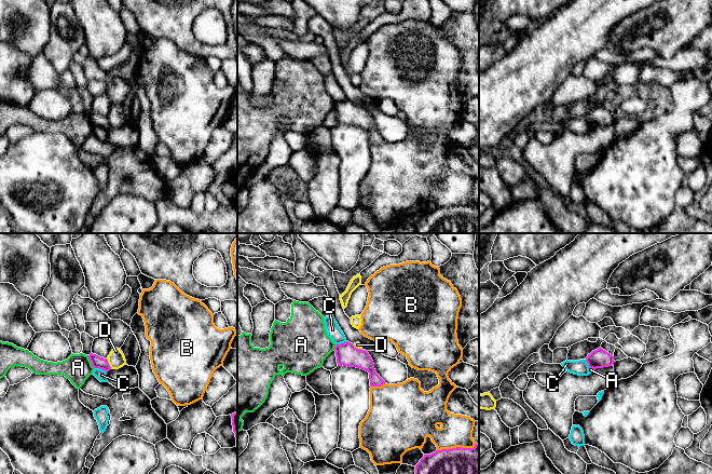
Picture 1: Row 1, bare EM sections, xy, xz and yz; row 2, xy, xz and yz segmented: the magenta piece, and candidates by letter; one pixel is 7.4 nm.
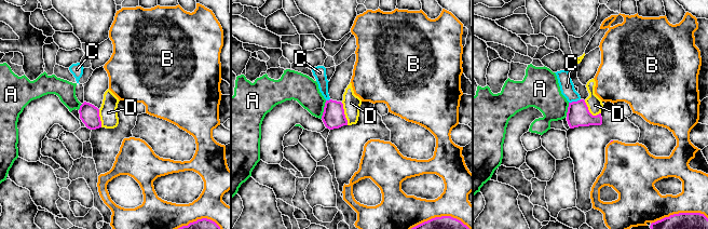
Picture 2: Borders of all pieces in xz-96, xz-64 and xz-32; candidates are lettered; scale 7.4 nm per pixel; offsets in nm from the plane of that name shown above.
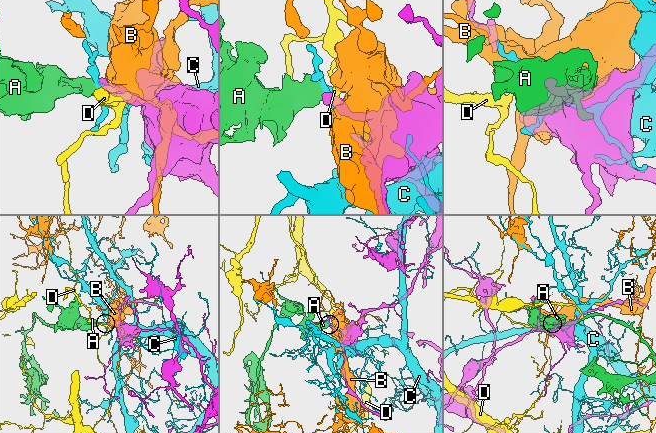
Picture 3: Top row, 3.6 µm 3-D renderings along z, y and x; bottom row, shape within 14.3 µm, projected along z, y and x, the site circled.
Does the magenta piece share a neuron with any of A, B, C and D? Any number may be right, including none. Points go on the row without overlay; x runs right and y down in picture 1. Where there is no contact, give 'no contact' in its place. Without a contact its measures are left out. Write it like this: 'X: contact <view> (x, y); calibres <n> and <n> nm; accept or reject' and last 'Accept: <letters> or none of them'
A: contact xy (91, 120); calibres 90 and 200 nm; reject
B: contact xz (456, 205); calibres 400 and 240 nm; reject
C: contact xy (100, 126); calibres 90 and 80 nm; reject
D: contact xy (108, 121); calibres 90 and 130 nm; reject
Accept: none of them

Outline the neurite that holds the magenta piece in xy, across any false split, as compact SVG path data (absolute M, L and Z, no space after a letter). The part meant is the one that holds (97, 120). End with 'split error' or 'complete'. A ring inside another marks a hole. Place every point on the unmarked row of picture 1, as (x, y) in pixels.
M91 111L88 113L88 117L90 117L92 124L94 126L102 127L106 131L108 131L111 127L107 117L100 116L100 114L93 112L93 111Z | complete

